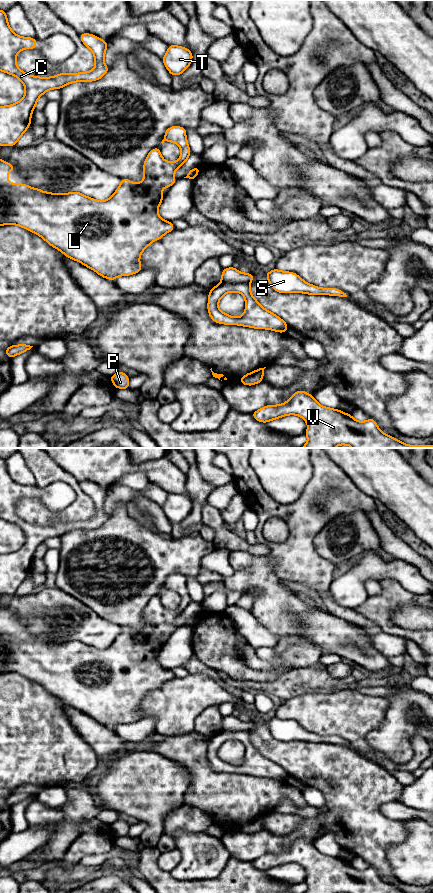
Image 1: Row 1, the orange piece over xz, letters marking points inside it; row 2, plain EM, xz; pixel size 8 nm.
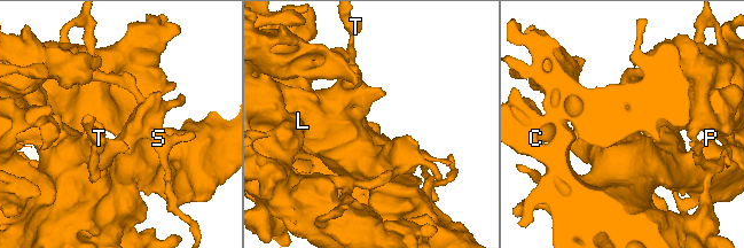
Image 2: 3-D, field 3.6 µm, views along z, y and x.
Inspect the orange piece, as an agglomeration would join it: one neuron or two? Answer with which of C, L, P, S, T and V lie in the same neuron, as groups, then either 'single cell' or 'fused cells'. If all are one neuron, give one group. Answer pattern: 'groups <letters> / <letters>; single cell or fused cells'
groups C L P V / S T; fused cells

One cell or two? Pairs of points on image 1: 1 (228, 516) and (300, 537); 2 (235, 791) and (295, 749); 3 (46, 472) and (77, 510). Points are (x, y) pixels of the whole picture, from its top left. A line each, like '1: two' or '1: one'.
1: two
2: two
3: one

